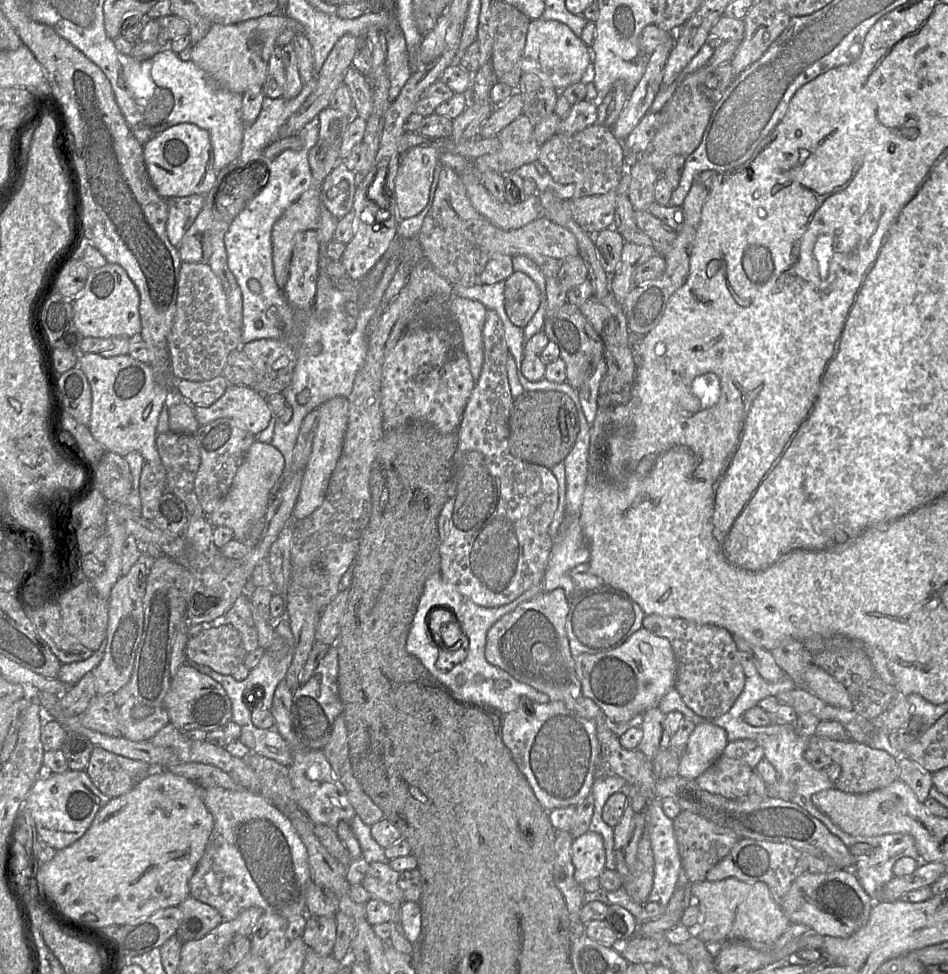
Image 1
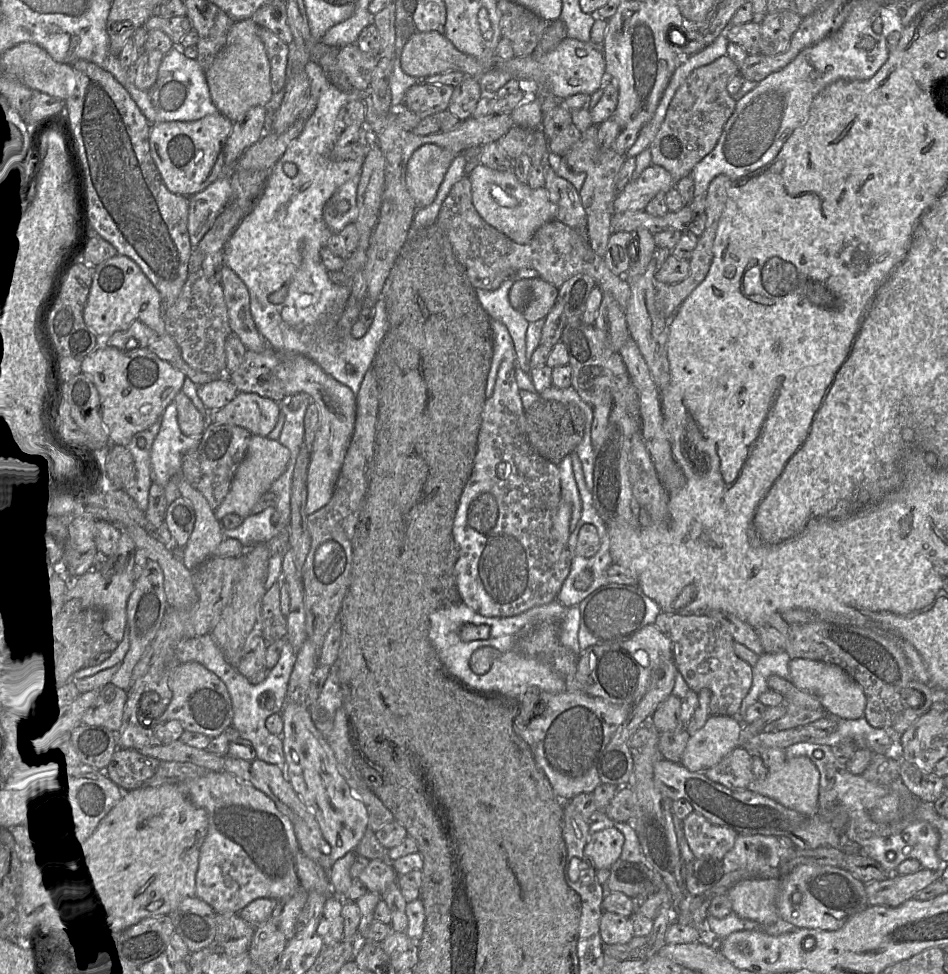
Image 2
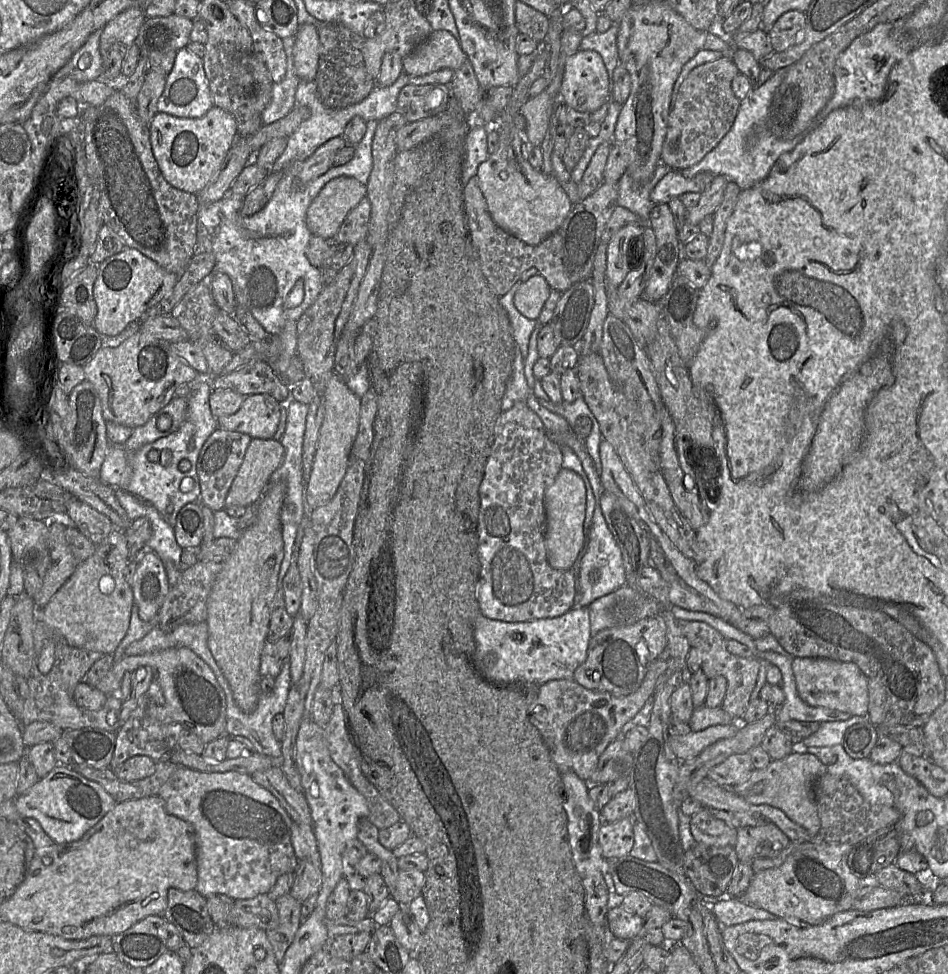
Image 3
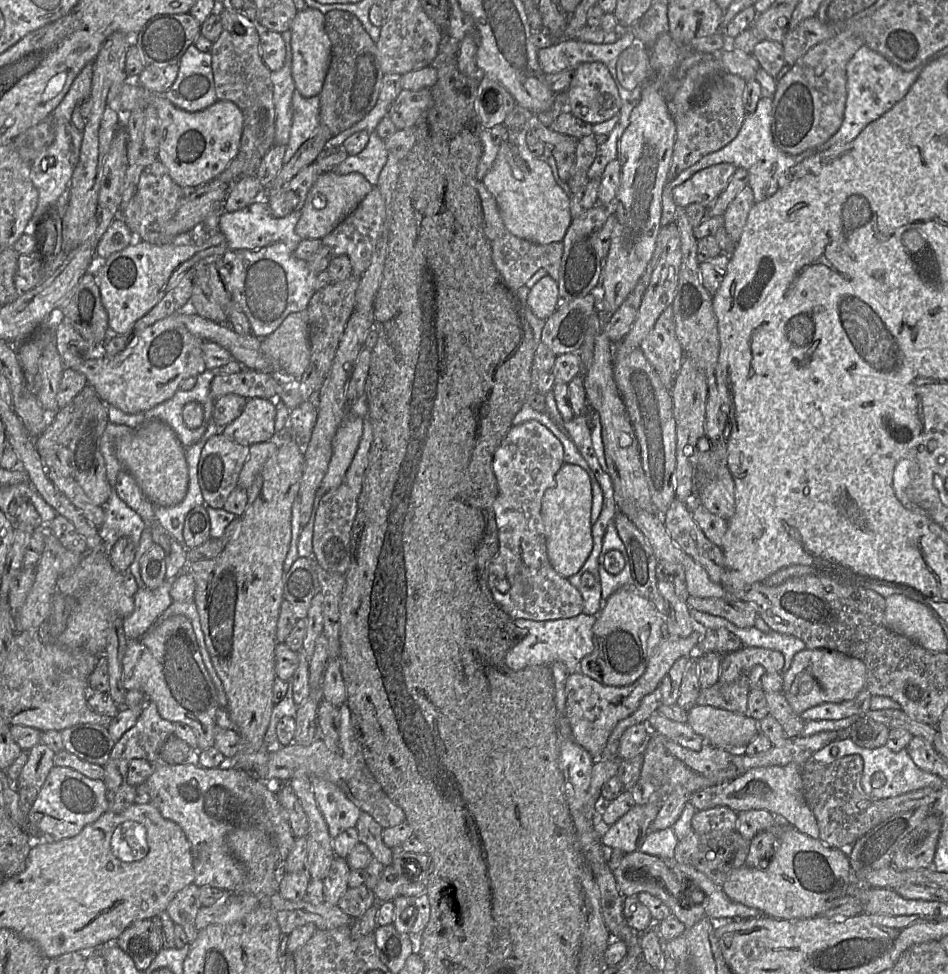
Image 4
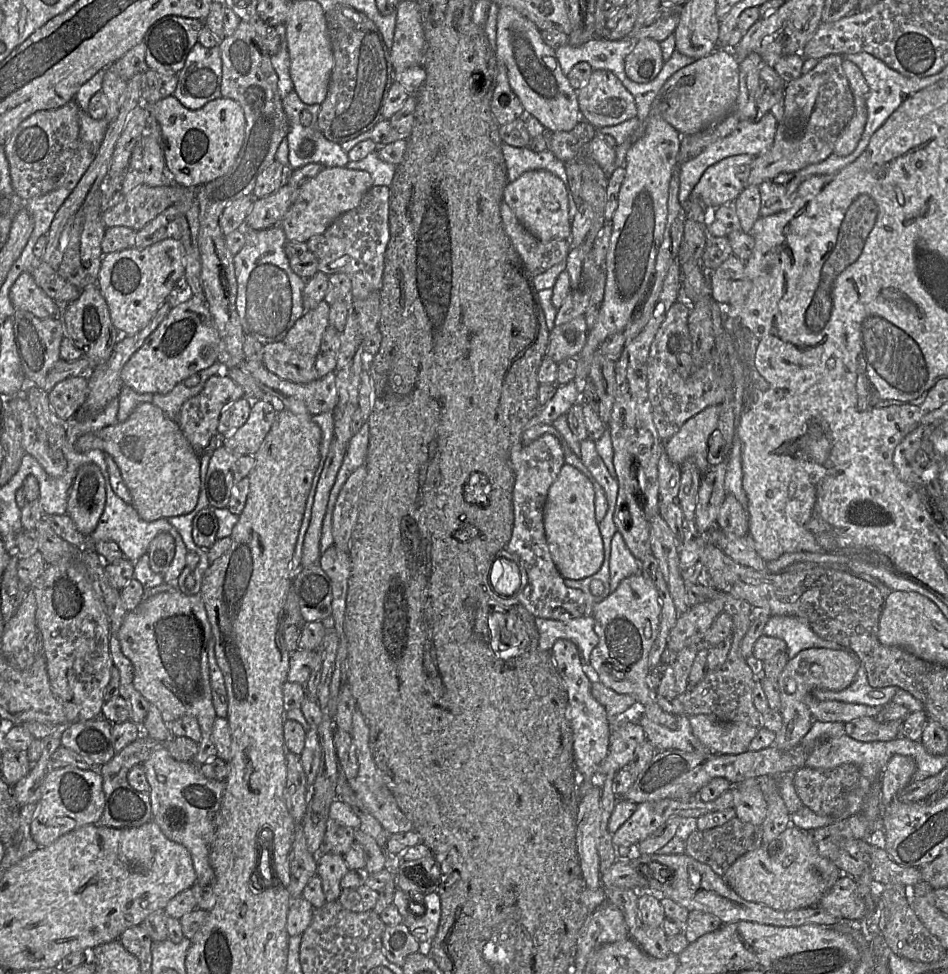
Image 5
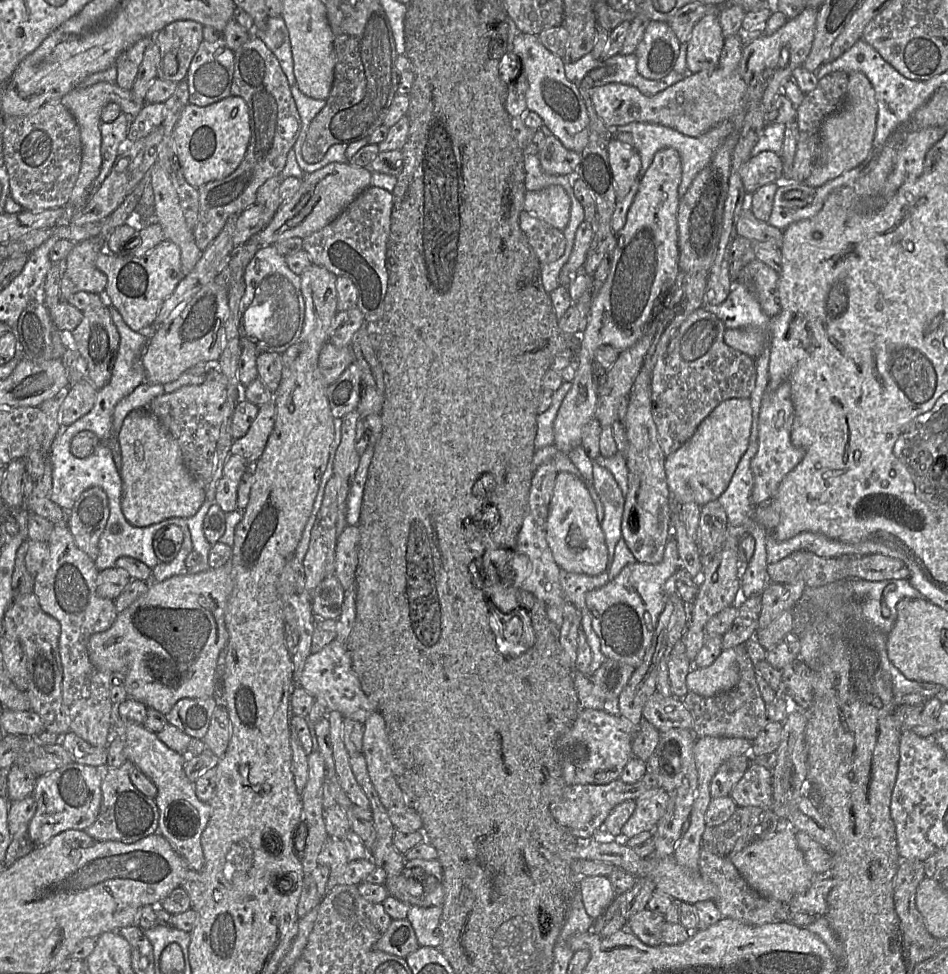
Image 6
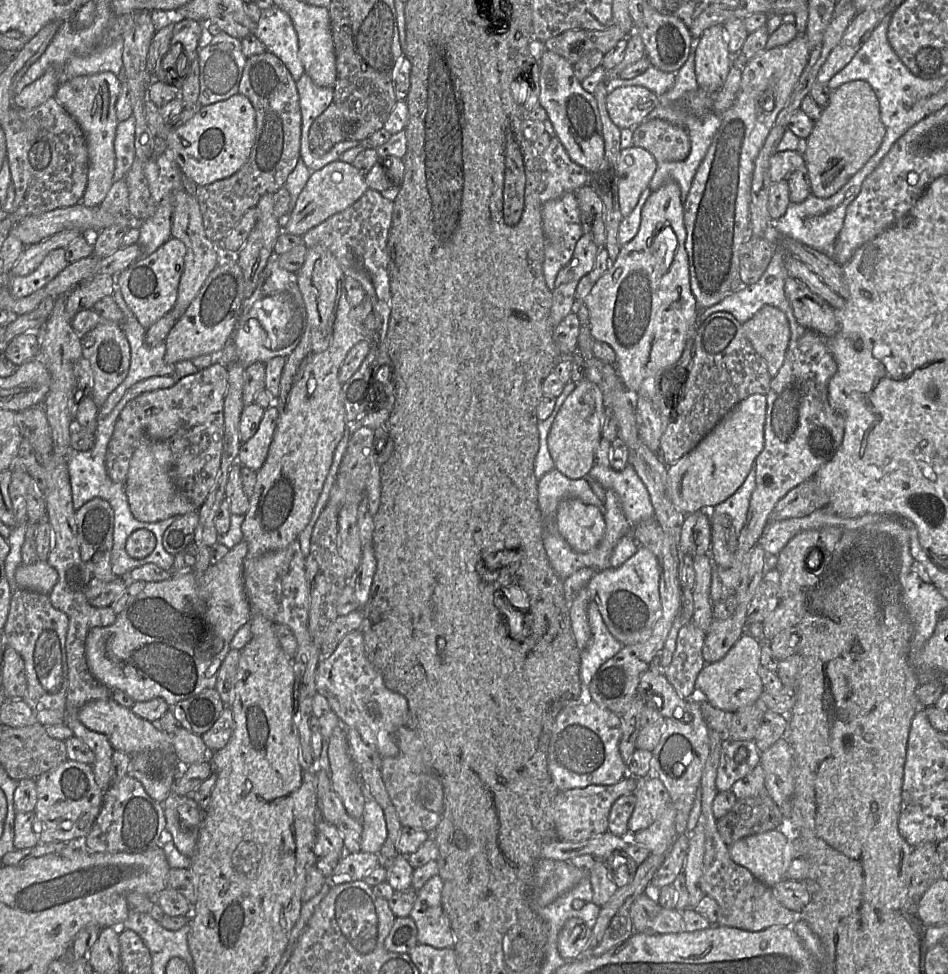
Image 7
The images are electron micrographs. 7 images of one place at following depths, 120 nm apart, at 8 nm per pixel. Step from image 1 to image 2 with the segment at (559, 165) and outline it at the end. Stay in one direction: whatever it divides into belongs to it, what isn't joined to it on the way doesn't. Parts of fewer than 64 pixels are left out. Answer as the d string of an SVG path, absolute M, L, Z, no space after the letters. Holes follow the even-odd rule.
M591 125L582 132L581 138L562 156L569 168L575 172L584 172L585 181L579 191L585 209L589 245L599 257L604 256L611 235L610 221L614 214L613 202L616 197L615 178L626 156L609 149L601 151L597 145L597 126Z

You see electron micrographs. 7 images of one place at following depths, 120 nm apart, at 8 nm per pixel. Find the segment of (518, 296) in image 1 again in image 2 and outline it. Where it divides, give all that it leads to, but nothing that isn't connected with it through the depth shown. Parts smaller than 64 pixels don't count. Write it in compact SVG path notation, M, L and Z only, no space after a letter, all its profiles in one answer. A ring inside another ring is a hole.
M531 278L531 280L531 298L522 310L523 316L529 323L545 319L559 294L558 289L554 285L541 278Z

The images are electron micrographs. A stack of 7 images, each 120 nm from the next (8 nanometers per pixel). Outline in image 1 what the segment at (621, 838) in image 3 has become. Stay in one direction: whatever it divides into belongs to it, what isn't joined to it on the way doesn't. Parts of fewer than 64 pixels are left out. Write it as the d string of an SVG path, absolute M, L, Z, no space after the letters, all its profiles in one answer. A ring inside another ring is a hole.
M587 831L572 843L574 880L582 885L586 880L599 878L606 870L606 852L601 835Z

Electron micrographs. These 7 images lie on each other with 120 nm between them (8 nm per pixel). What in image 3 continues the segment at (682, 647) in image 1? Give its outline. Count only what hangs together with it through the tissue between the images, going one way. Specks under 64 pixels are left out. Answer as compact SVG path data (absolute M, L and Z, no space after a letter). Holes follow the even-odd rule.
M677 619L677 625L689 643L689 652L685 661L685 670L690 675L701 670L708 679L723 676L727 680L725 697L721 708L737 720L741 720L750 701L750 694L755 686L760 667L759 659L743 658L729 653L725 646L725 638L714 628L700 621Z

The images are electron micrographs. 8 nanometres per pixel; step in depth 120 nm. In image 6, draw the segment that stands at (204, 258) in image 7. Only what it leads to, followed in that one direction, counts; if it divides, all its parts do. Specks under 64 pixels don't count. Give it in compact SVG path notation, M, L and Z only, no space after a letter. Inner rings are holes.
M159 162L150 168L150 176L157 222L162 227L165 239L179 246L182 272L186 276L200 260L203 252L197 247L194 232L187 225L172 181Z

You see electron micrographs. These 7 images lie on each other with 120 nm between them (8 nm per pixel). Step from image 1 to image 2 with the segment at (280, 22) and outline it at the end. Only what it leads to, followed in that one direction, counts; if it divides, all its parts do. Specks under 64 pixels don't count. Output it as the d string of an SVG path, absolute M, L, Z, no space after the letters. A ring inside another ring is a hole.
M252 19L235 21L229 29L224 47L205 71L214 105L232 122L242 118L253 107L266 107L274 94L271 87L270 62L260 37L260 28Z

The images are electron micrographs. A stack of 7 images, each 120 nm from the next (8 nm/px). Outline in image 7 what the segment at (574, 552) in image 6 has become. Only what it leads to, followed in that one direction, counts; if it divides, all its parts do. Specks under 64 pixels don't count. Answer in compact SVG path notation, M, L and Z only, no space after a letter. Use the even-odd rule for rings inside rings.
M575 498L563 499L559 503L556 525L569 546L580 553L595 549L606 530L605 518L600 510Z

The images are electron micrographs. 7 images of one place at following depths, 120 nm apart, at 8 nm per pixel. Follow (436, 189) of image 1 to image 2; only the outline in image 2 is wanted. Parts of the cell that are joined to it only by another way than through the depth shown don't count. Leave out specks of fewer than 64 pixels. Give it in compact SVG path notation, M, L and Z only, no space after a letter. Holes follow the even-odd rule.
M467 175L456 182L445 198L434 223L448 238L458 263L463 267L471 285L480 290L496 290L522 268L534 269L540 278L557 289L578 274L592 277L596 286L610 294L625 310L631 290L624 276L614 275L604 259L595 254L575 229L558 220L543 224L526 244L519 244L486 223L472 202L471 182Z

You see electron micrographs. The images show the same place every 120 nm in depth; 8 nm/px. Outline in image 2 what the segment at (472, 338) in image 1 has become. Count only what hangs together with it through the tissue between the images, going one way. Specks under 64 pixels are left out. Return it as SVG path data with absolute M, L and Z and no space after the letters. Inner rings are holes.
M491 319L490 326L492 332L493 356L485 389L487 398L493 393L498 369L502 360L506 355L511 355L515 352L513 340L507 328L495 319Z

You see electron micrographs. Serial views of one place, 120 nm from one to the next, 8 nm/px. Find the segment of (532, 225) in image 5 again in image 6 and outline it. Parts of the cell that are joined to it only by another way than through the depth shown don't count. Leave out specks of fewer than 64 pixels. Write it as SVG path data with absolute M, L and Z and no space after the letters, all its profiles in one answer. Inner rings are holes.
M560 185L526 191L523 210L562 231L569 222L570 198Z

